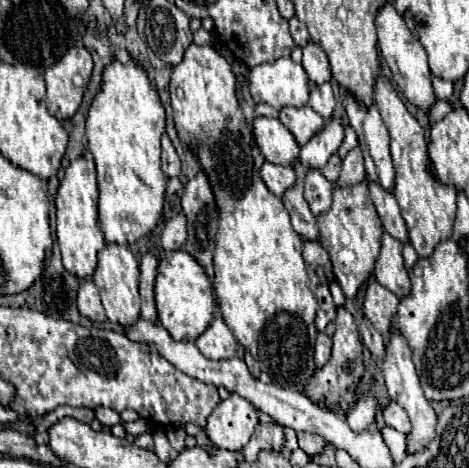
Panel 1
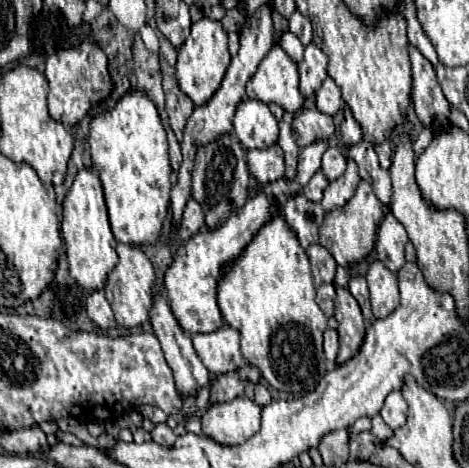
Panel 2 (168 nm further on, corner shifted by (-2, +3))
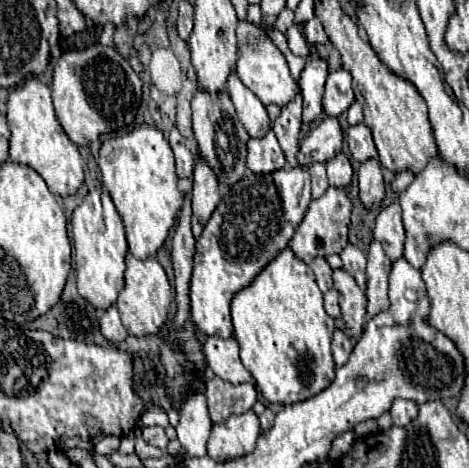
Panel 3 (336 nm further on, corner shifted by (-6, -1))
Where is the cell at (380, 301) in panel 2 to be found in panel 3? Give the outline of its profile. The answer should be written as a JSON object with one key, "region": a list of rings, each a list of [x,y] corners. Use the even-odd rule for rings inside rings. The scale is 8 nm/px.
{"region":[[[376,240],[370,244],[368,250],[368,284],[366,284],[366,296],[368,296],[368,316],[376,316],[384,312],[390,302],[388,302],[388,280],[390,280],[390,268],[392,262],[382,250],[382,244]]]}

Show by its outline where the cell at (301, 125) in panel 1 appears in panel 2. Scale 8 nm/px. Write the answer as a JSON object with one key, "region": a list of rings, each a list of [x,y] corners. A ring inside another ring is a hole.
{"region":[[[308,108],[294,116],[292,130],[296,136],[296,144],[304,148],[312,144],[314,140],[328,140],[334,134],[336,126],[334,126],[332,116],[326,116],[324,112],[316,108]]]}

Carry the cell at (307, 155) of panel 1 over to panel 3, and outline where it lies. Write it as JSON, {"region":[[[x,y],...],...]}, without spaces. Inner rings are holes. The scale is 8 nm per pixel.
{"region":[[[302,166],[298,168],[282,168],[278,172],[266,176],[254,176],[246,170],[246,176],[234,184],[234,188],[220,200],[212,218],[204,226],[200,238],[196,240],[194,254],[194,270],[190,278],[190,316],[194,326],[208,334],[230,338],[232,336],[232,320],[230,320],[230,300],[232,296],[248,286],[254,276],[280,252],[288,246],[296,226],[304,218],[310,204],[310,172]]]}

